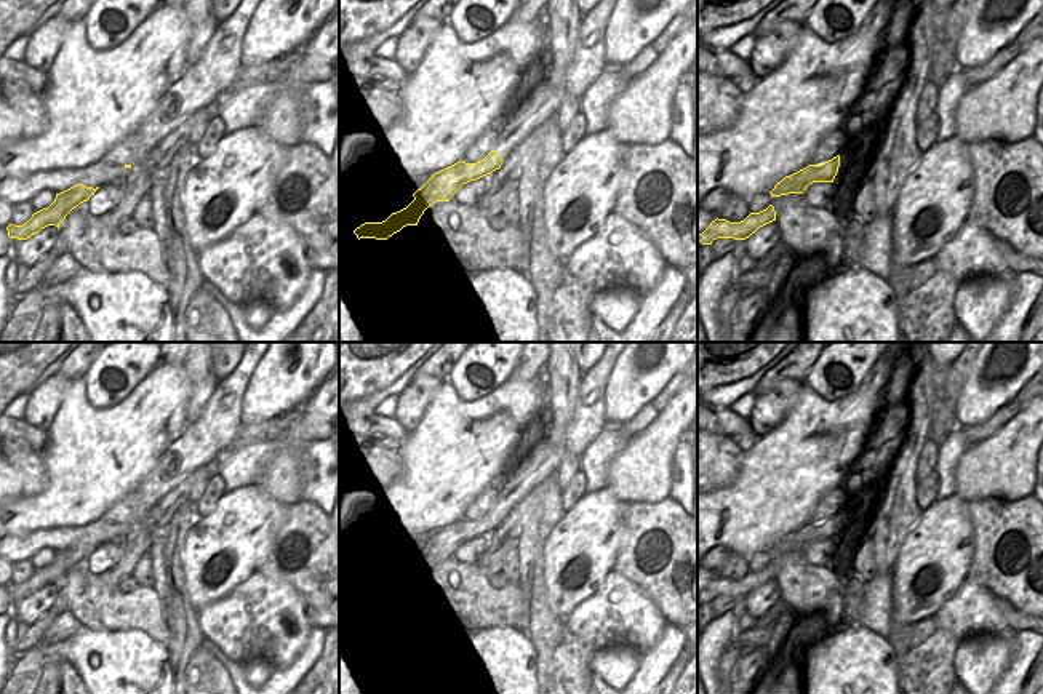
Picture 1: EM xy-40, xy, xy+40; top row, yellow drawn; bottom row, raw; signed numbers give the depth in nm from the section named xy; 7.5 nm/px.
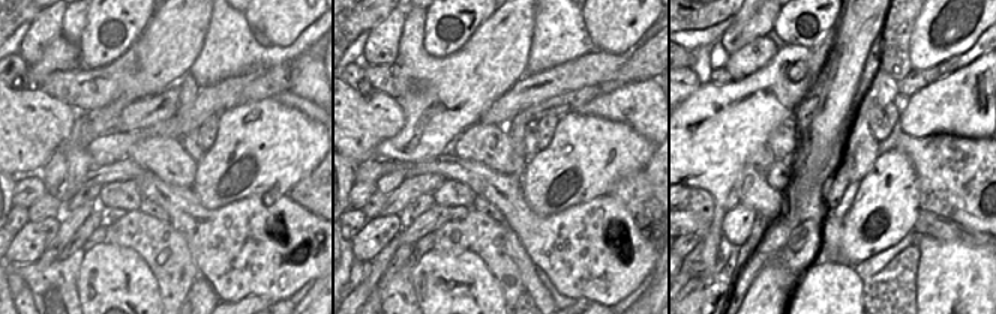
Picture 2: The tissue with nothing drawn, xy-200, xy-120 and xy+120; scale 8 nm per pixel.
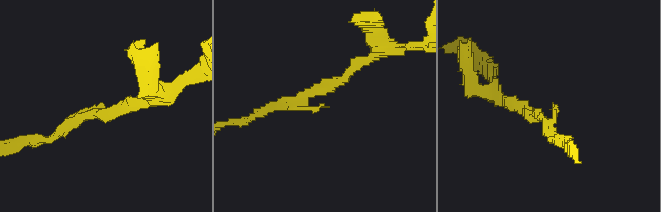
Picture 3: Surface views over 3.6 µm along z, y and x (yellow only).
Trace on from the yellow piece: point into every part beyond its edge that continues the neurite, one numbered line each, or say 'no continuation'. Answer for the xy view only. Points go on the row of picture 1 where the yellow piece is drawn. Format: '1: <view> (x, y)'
no continuation

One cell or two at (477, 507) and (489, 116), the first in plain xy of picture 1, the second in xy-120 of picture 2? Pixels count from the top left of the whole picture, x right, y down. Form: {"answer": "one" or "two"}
{"answer": "two"}

